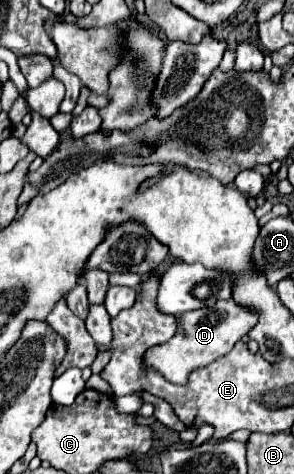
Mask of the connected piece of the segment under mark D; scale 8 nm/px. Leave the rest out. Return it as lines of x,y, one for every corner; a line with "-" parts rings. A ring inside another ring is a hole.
233,299
217,301
213,307
203,307
197,311
183,313
179,317
179,331
177,335
159,347
153,347
145,353
145,365
157,369
167,381
171,383
185,383
187,375
197,369
205,367
221,355
227,355
233,345
249,333
249,329
257,323
257,313
249,307
235,303

